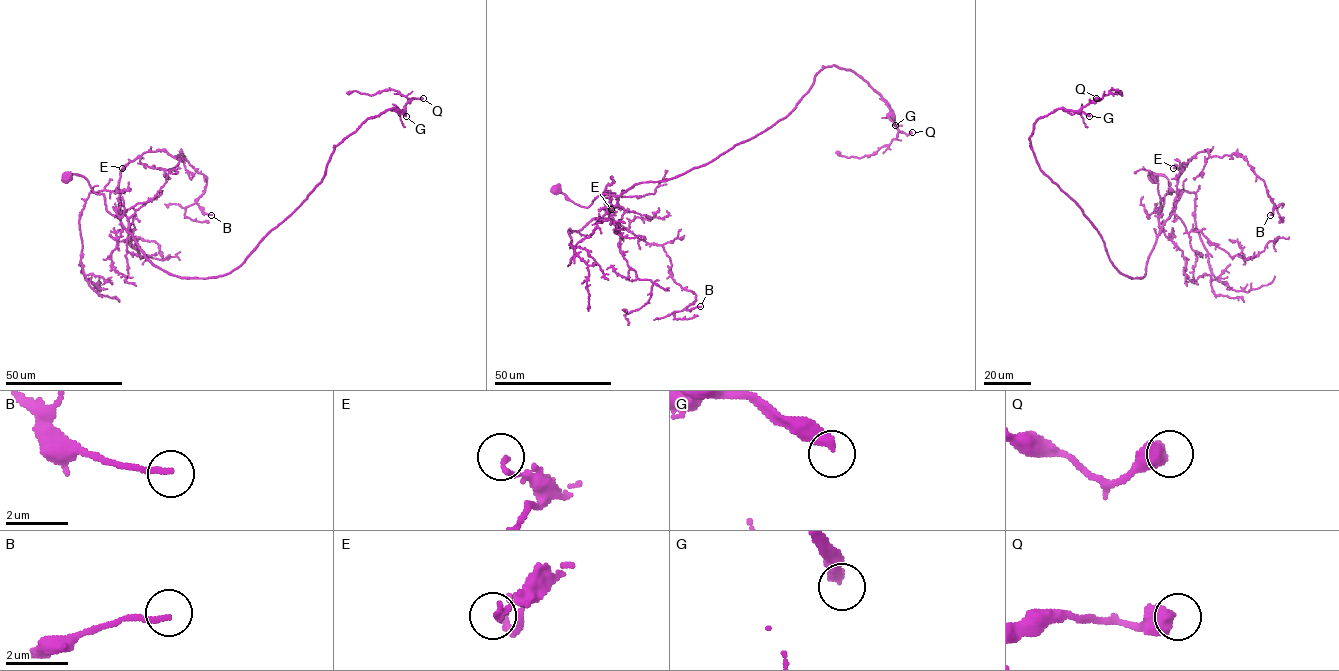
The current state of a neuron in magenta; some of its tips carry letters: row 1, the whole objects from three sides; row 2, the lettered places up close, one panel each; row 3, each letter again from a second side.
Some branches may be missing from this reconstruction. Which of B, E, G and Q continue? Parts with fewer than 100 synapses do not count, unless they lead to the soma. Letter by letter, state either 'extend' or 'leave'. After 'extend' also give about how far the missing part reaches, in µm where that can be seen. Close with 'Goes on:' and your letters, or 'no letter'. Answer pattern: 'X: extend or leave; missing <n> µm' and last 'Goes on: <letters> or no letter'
B: leave
E: leave
G: extend; missing 60 µm
Q: leave
Goes on: G

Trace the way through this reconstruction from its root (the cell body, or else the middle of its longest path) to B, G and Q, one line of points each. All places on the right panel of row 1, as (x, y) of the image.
B: (1153, 179), (1163, 175), (1171, 192), (1161, 229), (1187, 164), (1207, 150), (1237, 153), (1264, 182), (1270, 215)
G: (1153, 179), (1163, 175), (1171, 194), (1145, 274), (1129, 278), (1031, 144), (1034, 123), (1058, 109), (1089, 116)
Q: (1153, 179), (1163, 175), (1171, 194), (1145, 274), (1129, 278), (1040, 169), (1029, 139), (1039, 118), (1096, 98)

